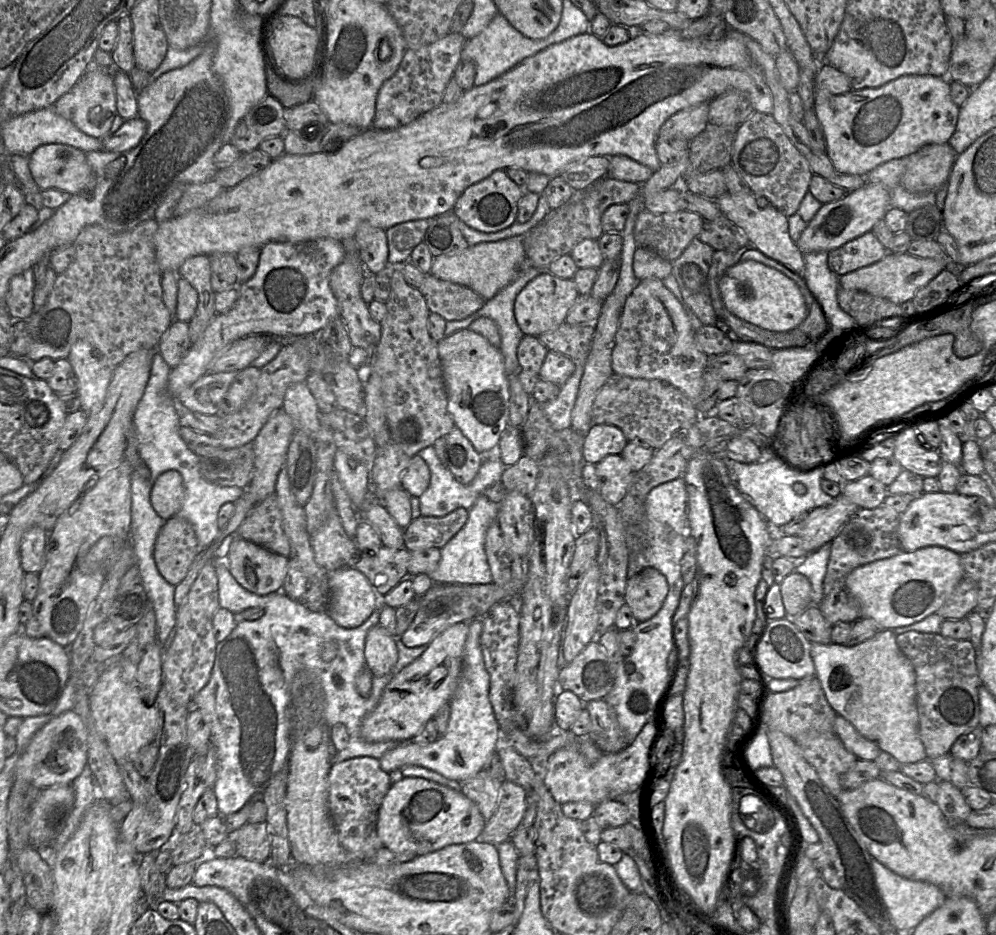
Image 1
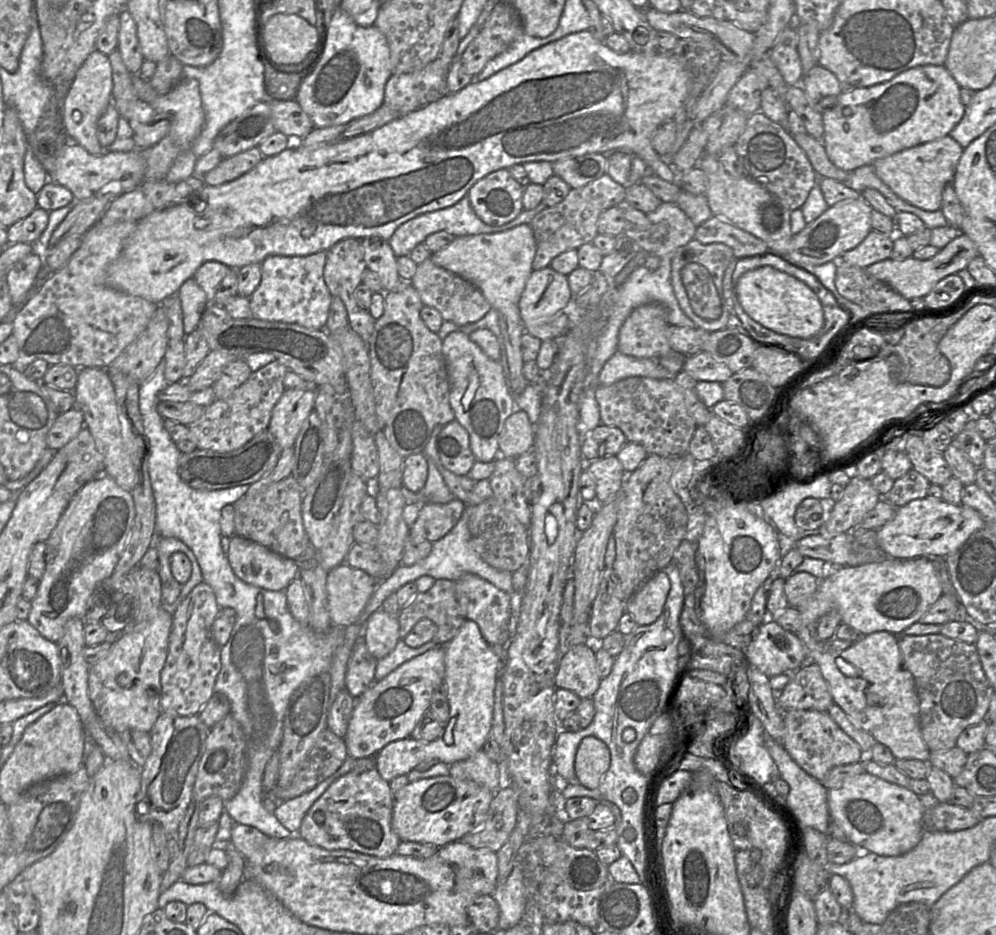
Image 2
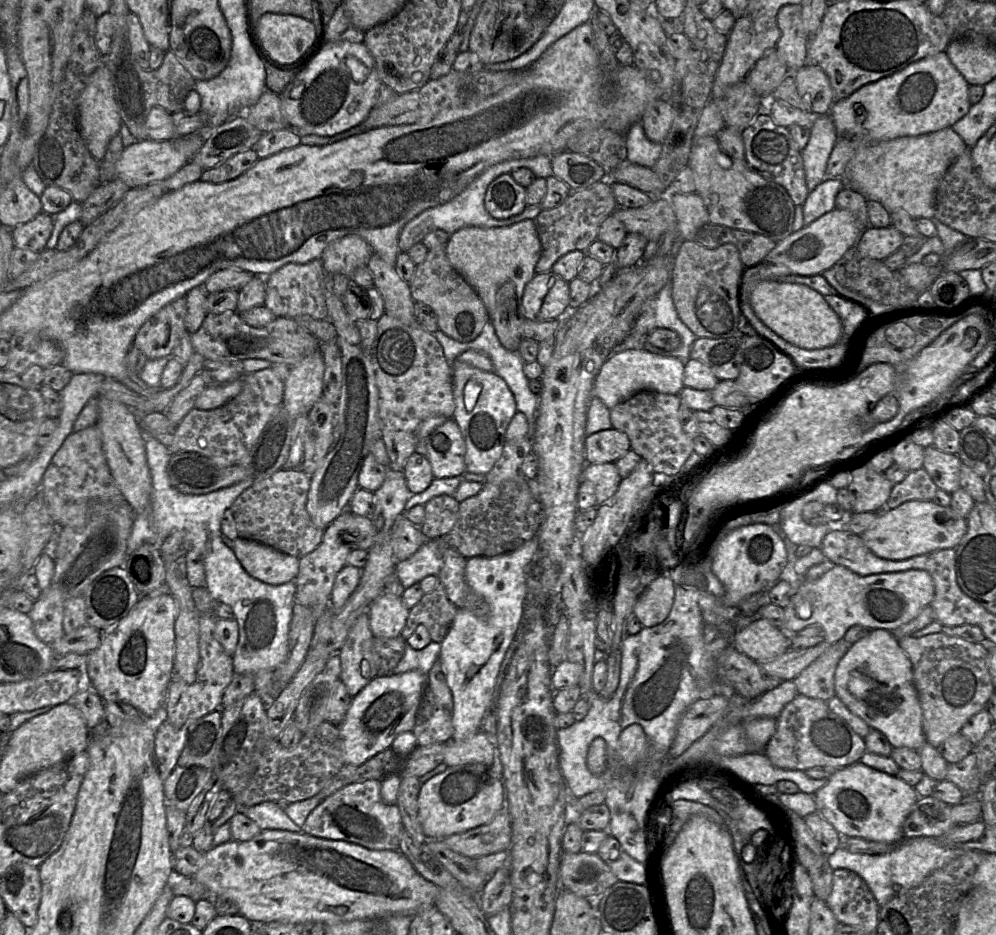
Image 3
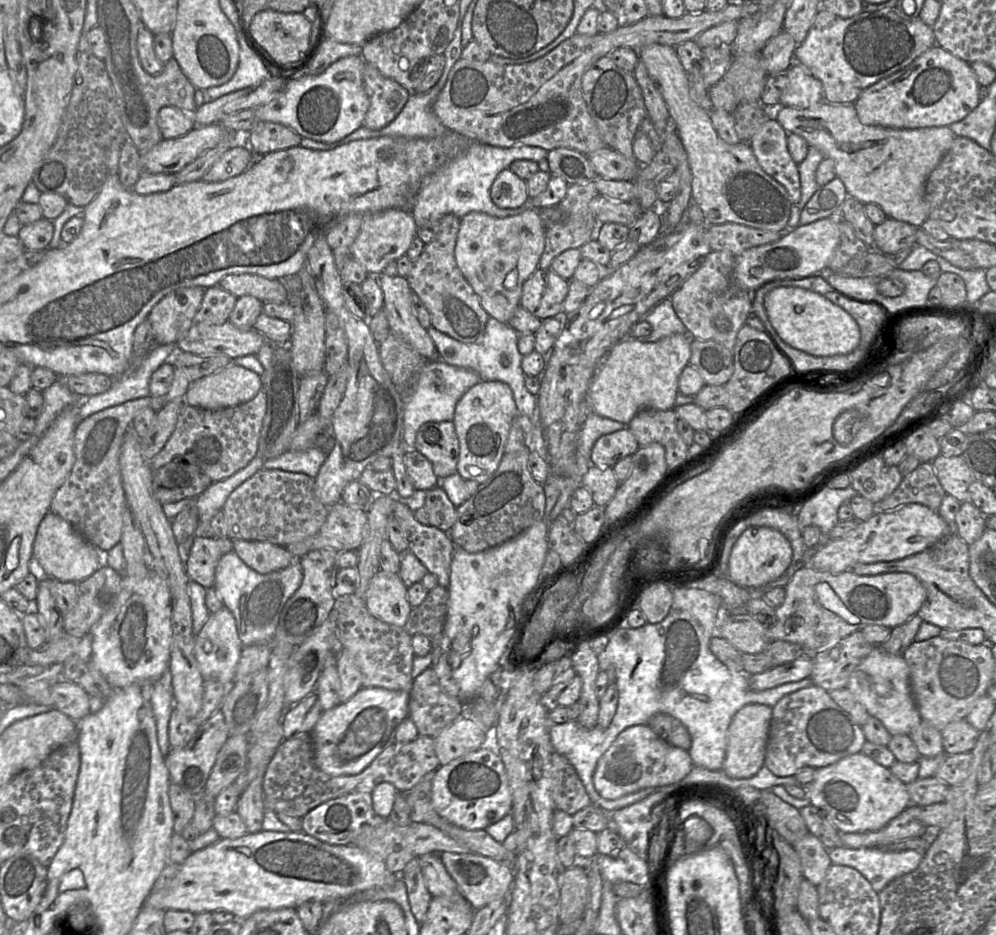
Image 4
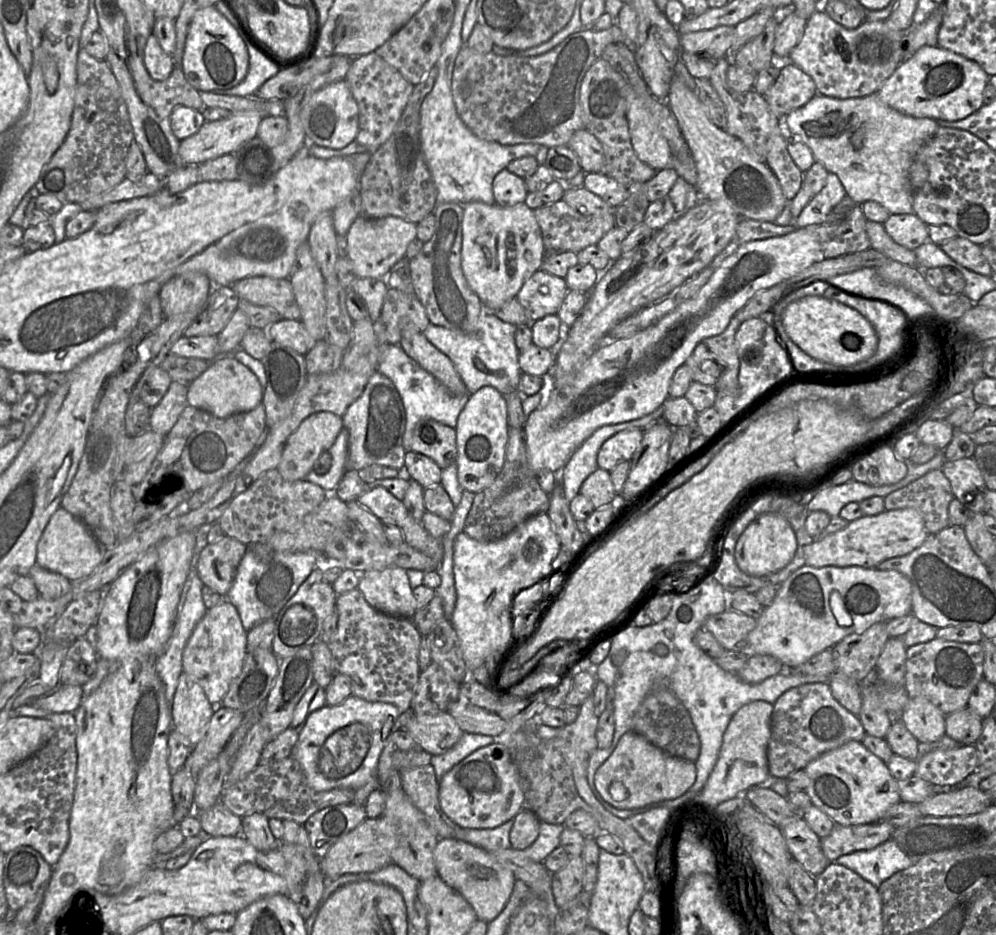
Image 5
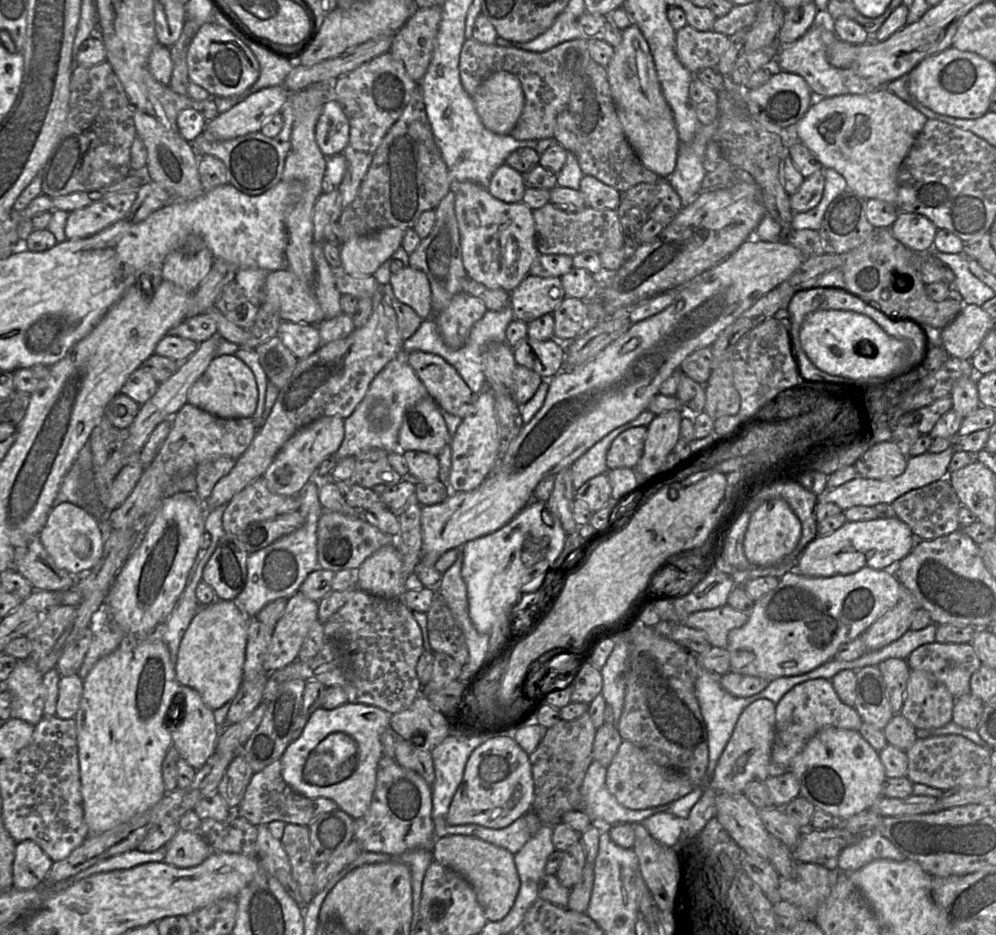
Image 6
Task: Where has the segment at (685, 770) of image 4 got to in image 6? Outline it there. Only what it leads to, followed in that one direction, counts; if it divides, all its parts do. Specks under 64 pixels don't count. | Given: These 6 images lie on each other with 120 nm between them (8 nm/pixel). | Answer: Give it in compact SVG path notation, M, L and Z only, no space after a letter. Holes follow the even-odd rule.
M623 740L607 767L607 789L619 804L632 810L644 810L670 804L694 790L694 785L682 772L658 764L643 748Z

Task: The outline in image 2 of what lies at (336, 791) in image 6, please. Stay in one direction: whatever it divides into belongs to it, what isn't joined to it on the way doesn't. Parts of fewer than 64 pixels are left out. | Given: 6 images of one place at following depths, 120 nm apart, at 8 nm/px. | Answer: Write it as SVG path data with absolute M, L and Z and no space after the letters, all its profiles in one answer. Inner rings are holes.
M435 646L390 672L359 697L351 713L343 738L349 757L361 759L375 756L387 744L410 737L424 713L430 709L434 692L444 682L445 646Z

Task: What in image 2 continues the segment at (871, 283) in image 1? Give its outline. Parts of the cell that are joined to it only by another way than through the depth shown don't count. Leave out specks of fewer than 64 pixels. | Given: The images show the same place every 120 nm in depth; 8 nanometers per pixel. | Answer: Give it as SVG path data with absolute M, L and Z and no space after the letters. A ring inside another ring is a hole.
M959 234L958 237L941 249L936 256L928 260L918 260L914 257L905 260L893 260L890 258L866 267L865 271L868 275L889 285L904 298L911 300L924 297L941 279L966 269L969 263L977 256L979 255L975 243L968 236Z

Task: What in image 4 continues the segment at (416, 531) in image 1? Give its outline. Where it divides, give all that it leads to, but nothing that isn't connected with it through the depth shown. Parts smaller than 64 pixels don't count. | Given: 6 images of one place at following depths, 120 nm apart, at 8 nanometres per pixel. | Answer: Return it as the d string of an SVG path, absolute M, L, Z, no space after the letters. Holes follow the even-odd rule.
M441 486L429 490L424 499L429 525L448 533L457 518L457 507L449 500Z

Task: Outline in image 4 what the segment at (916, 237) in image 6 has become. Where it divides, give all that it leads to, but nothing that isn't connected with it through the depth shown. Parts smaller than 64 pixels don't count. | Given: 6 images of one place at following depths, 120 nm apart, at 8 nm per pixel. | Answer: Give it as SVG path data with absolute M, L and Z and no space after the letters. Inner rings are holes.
M887 218L874 229L874 249L884 255L894 254L916 245L917 228L894 219Z

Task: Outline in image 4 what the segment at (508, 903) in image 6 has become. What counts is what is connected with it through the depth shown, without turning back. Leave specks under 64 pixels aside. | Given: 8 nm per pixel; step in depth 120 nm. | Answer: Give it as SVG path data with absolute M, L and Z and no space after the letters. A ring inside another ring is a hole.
M441 852L438 855L448 874L455 881L458 892L474 910L496 900L508 898L514 881L514 871L510 863L500 863L476 853Z

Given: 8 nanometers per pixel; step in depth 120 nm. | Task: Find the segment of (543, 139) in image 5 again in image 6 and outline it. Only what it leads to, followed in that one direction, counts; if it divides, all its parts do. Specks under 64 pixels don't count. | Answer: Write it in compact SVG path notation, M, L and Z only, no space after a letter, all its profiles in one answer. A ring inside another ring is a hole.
M588 38L574 39L539 53L466 39L460 53L460 80L465 91L473 96L480 84L495 72L507 71L516 75L522 85L525 103L510 135L521 141L551 138L558 114L568 108L574 84L592 61L588 42Z

